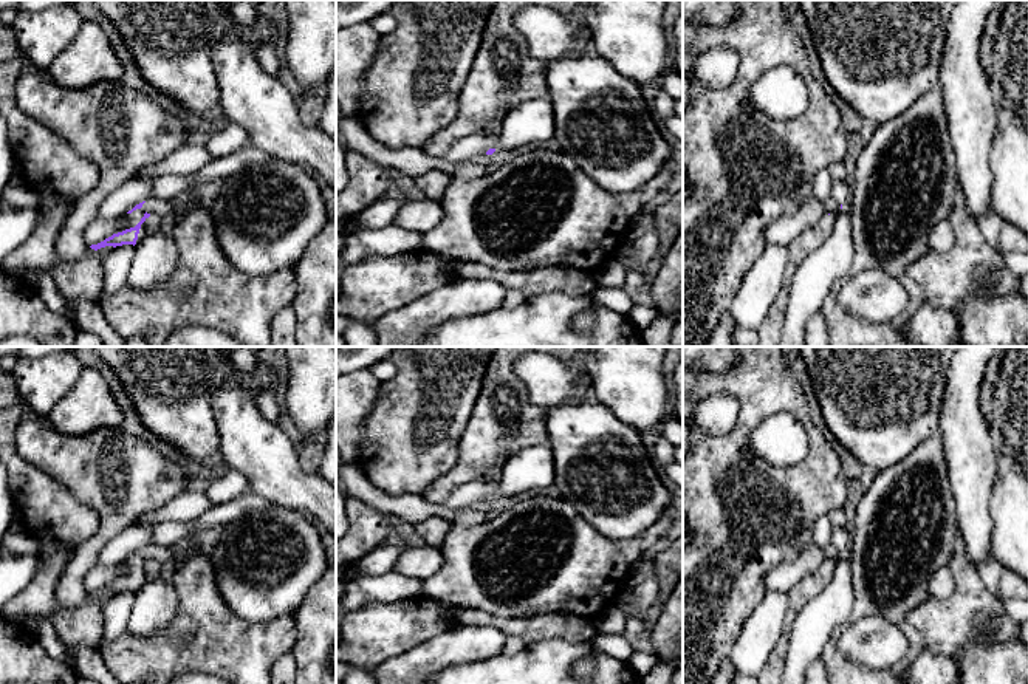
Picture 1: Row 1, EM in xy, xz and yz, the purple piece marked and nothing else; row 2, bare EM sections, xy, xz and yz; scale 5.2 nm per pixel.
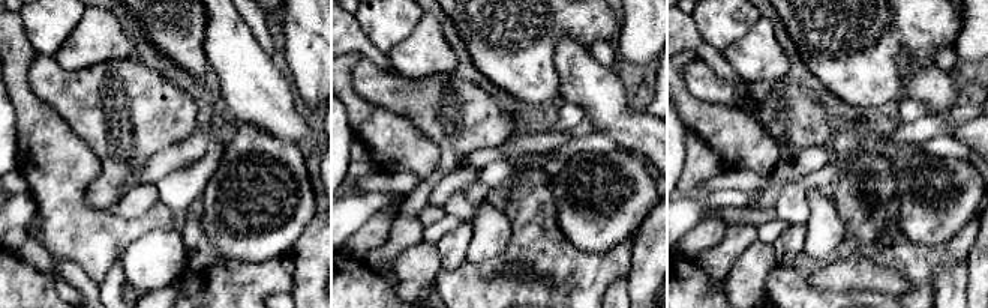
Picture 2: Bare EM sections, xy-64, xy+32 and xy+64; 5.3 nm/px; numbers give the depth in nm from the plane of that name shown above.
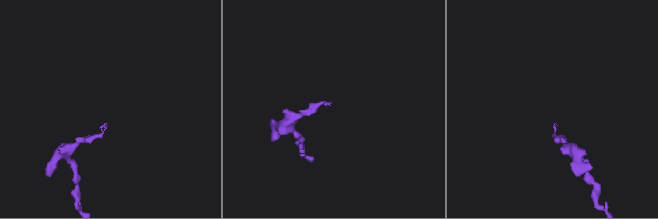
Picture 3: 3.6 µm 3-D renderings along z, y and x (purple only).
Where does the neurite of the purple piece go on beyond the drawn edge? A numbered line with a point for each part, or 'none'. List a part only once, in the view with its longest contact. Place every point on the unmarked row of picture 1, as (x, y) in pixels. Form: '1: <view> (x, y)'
1: xy (155, 553)

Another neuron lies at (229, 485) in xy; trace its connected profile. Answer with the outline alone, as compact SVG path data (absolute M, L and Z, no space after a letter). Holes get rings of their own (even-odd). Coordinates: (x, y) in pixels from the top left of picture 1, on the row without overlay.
M223 467L215 480L201 486L201 491L212 504L223 504L248 491L248 478L235 469Z

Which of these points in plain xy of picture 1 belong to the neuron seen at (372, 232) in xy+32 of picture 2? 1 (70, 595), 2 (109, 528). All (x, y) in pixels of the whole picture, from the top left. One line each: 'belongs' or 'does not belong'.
1: does not belong
2: does not belong

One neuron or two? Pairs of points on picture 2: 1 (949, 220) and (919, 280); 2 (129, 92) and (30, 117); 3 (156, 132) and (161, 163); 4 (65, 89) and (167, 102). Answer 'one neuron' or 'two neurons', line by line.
1: two neurons
2: two neurons
3: two neurons
4: one neuron

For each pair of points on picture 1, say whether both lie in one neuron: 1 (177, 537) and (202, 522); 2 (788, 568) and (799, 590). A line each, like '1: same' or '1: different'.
1: same
2: different

